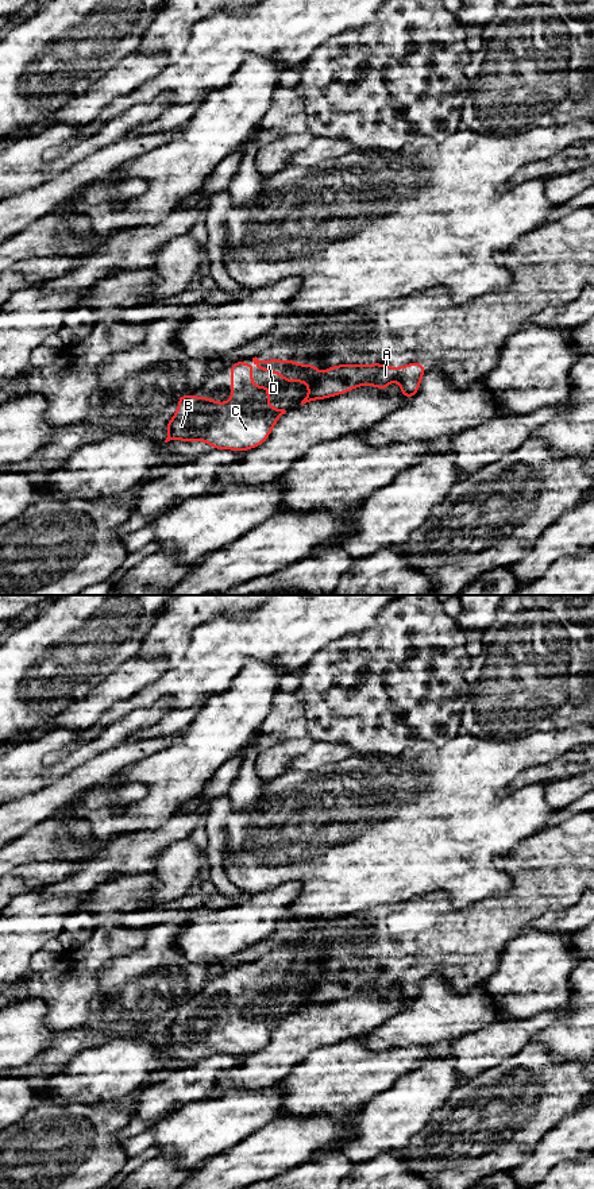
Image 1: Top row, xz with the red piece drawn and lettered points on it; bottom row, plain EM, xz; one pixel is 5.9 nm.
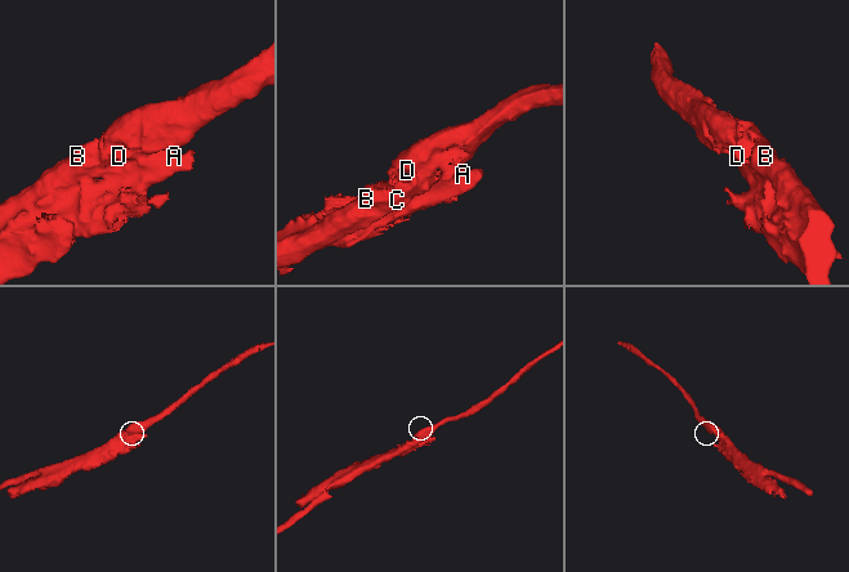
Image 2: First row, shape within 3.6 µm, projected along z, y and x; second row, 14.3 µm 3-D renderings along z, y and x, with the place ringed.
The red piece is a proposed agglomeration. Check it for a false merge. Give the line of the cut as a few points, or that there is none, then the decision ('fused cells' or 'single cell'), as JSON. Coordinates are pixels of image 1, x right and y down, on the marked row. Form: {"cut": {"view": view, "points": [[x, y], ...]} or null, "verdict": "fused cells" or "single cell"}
{"cut": {"view": "xz", "points": [[317, 374], [309, 392]]}, "verdict": "fused cells"}

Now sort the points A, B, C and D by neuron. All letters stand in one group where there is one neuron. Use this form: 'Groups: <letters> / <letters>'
Groups: A / B C D

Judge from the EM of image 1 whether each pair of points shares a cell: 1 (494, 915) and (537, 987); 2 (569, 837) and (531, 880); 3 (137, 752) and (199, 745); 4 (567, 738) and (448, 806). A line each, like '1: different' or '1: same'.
1: different
2: same
3: different
4: same

